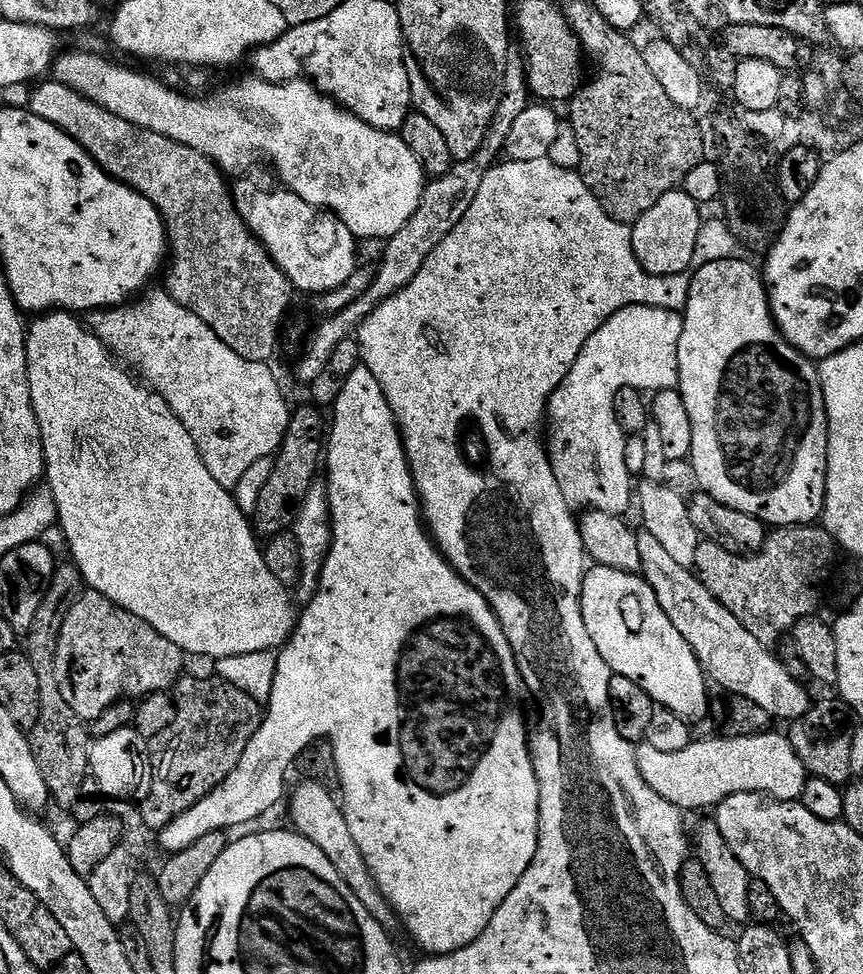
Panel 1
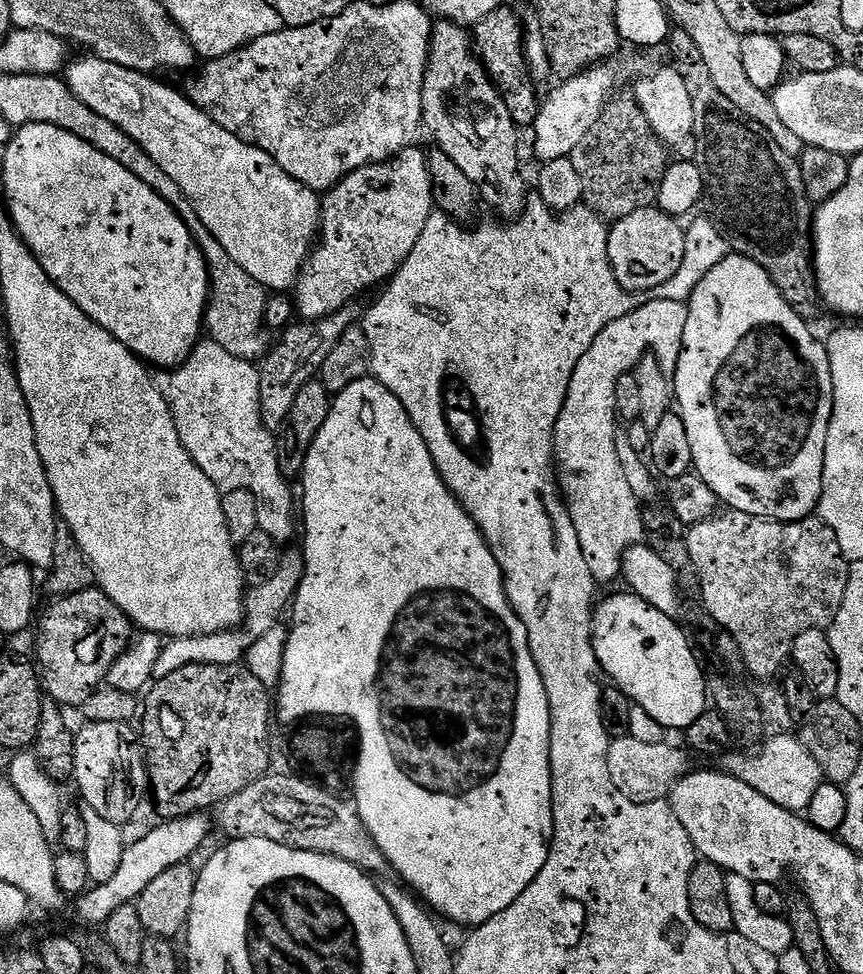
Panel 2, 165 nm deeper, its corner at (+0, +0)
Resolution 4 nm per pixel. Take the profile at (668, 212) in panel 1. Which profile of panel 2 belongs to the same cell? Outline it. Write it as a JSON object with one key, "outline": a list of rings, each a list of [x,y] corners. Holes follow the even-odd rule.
{"outline":[[[653,206],[634,210],[634,214],[615,221],[611,225],[608,233],[610,262],[614,270],[614,278],[618,278],[618,282],[626,291],[651,293],[658,286],[670,282],[670,278],[674,278],[674,274],[678,274],[685,256],[690,251],[690,240],[686,235],[686,228],[680,224],[683,223],[677,217],[666,214],[659,206]]]}

